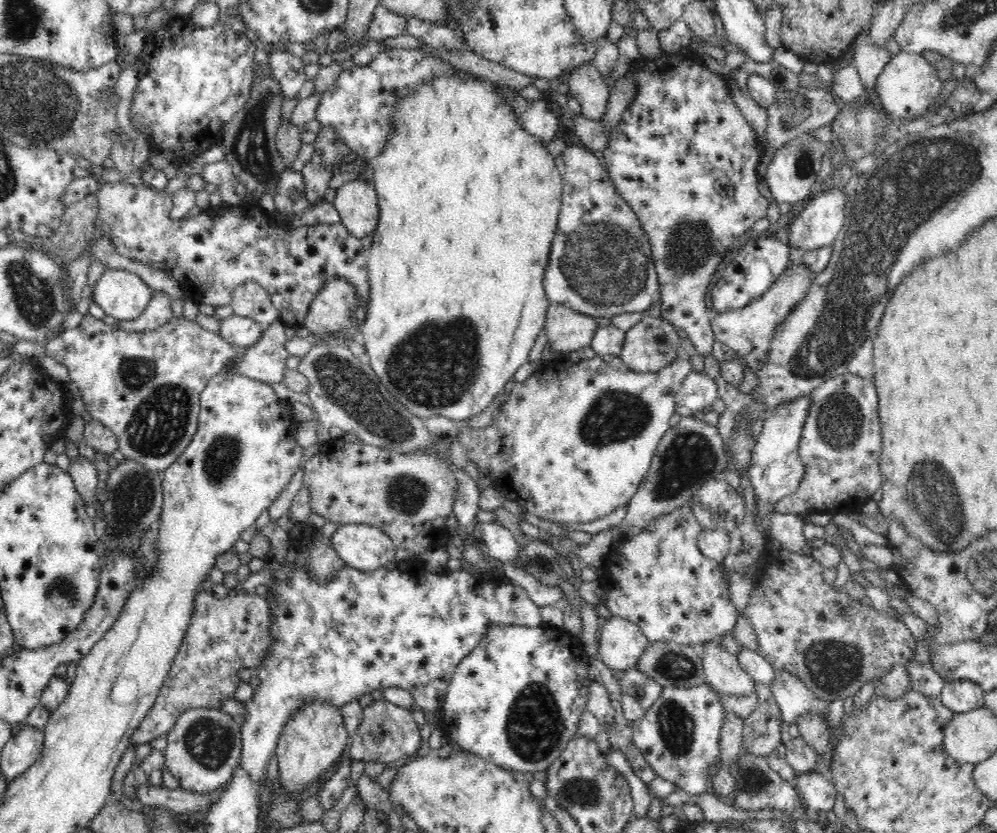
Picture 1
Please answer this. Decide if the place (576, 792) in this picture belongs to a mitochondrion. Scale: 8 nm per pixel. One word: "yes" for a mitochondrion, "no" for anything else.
yes

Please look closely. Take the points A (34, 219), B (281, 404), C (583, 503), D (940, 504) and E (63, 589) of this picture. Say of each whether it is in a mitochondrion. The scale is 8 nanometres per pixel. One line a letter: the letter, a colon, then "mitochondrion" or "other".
A: other
B: other
C: other
D: mitochondrion
E: mitochondrion

